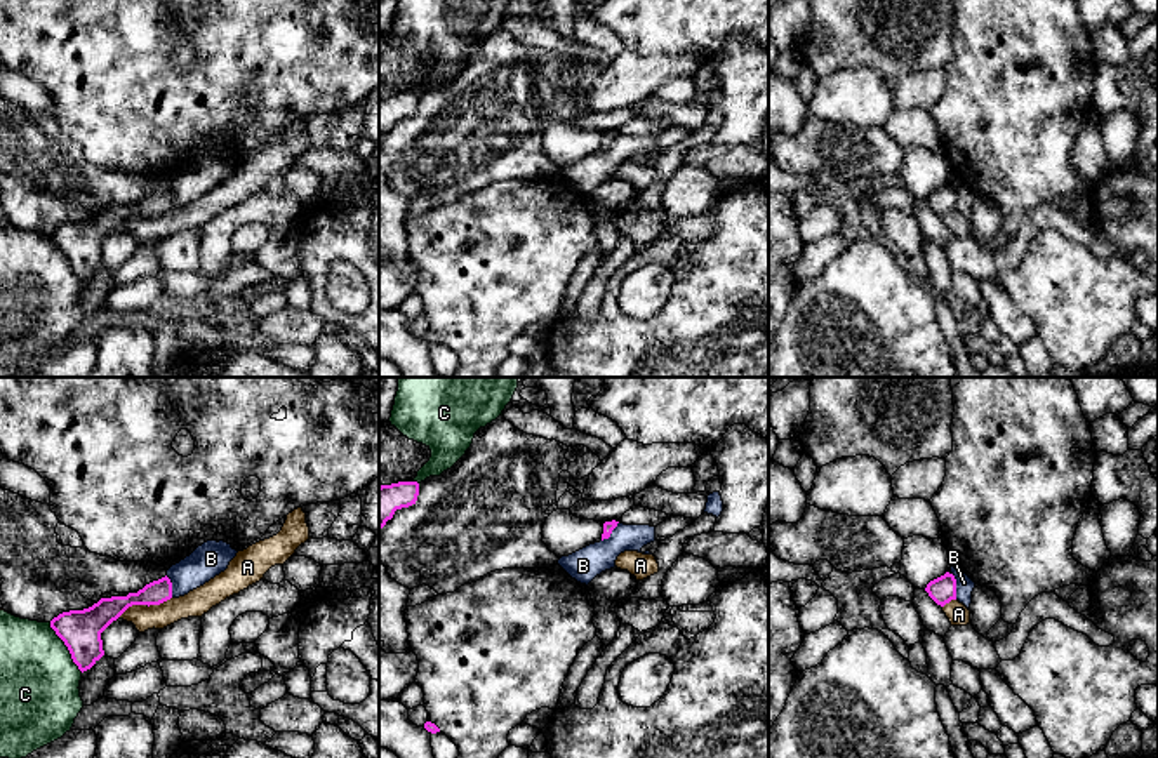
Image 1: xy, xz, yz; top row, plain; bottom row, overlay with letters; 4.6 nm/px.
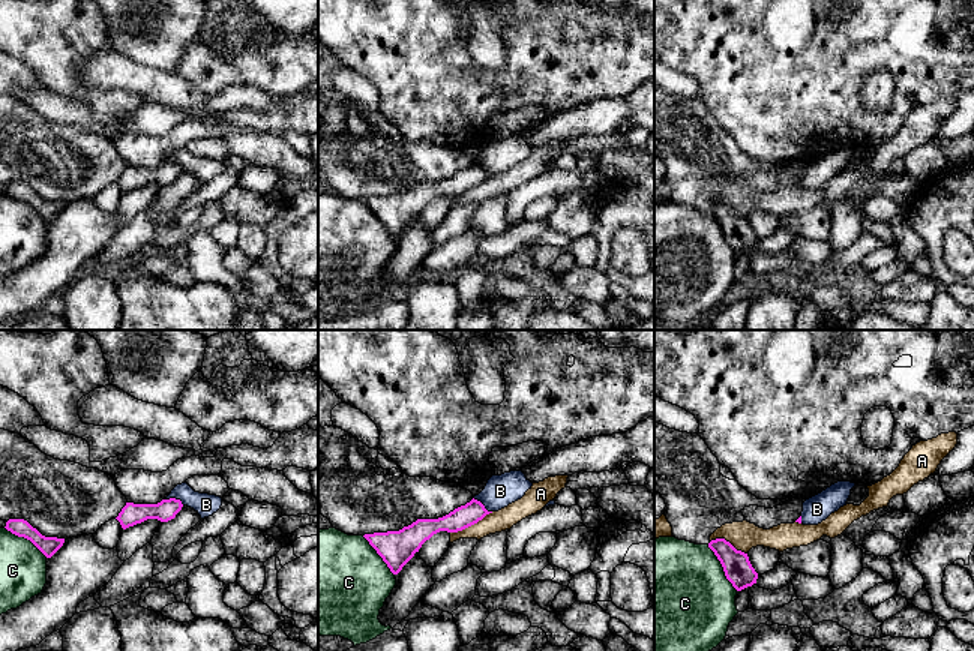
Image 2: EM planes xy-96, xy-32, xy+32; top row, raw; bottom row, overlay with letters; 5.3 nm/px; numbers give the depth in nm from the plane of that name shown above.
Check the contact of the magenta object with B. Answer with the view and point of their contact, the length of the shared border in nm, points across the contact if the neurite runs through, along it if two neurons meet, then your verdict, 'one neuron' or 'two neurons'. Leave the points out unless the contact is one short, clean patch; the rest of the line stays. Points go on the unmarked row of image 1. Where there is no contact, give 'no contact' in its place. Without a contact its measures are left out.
meets magenta in yz at (955, 195); contact 130 nm long; border along yz (948, 183), (955, 190), (957, 209); two neurons

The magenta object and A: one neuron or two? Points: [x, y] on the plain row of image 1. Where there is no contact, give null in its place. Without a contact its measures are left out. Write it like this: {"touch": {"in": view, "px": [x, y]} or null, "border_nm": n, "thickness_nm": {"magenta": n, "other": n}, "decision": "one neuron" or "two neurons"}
{"touch": {"in": "xy", "px": [143, 214]}, "border_nm": 280, "thickness_nm": {"magenta": 140, "other": 120}, "decision": "two neurons"}

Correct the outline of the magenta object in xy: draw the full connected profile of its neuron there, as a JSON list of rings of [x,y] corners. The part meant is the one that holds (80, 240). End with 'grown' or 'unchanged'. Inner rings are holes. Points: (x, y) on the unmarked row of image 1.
[[[165,186],[127,207],[101,209],[89,219],[63,223],[50,238],[68,257],[73,273],[83,283],[103,266],[101,243],[132,216],[160,216],[172,209],[172,193]]] | unchanged

